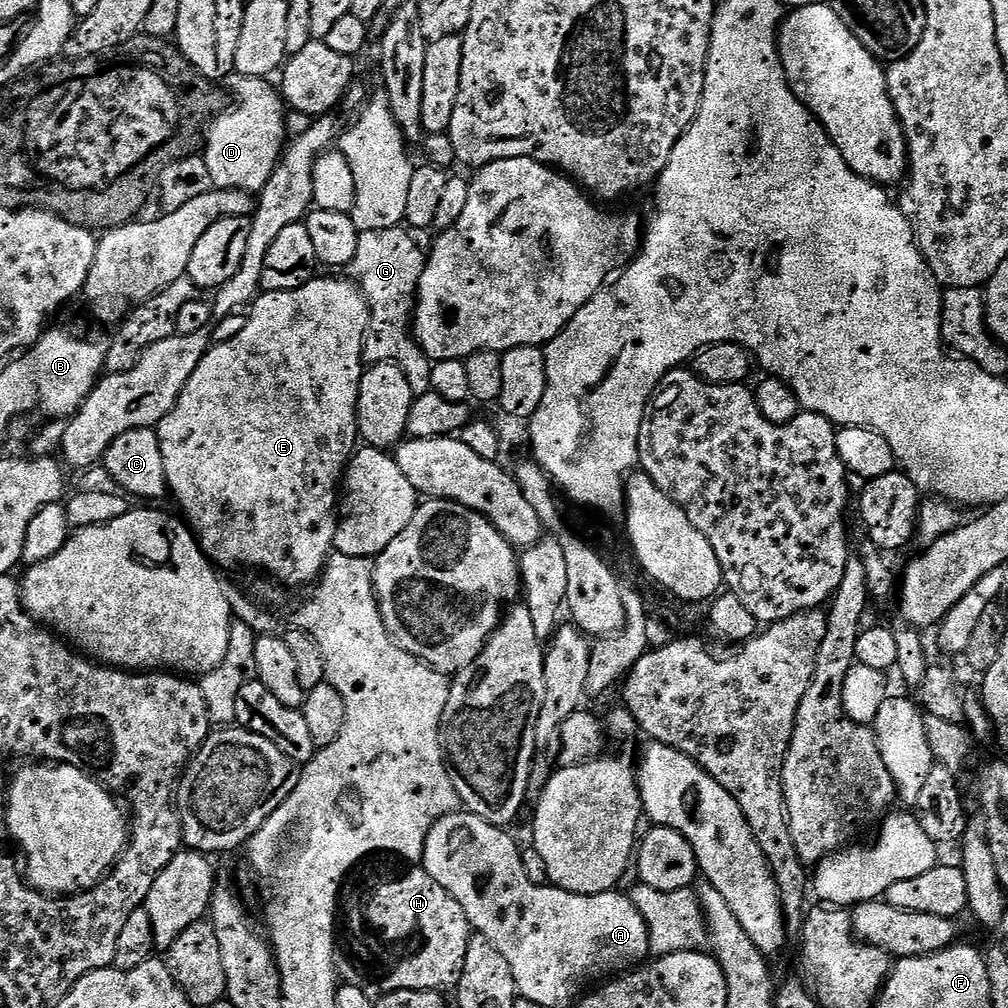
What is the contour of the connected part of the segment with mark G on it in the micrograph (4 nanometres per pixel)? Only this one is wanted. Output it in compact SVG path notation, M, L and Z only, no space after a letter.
M404 226L361 232L356 256L350 265L355 283L368 298L368 309L372 315L368 334L364 337L365 365L395 364L400 360L397 366L404 374L408 373L408 360L420 360L420 372L430 372L434 363L410 335L416 310L416 291L426 271L425 249L420 249L419 242L411 235L415 236Z

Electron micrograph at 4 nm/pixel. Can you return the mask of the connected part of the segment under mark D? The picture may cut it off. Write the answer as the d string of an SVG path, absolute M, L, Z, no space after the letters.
M235 75L229 83L233 92L236 94L237 106L227 114L221 113L209 125L210 130L206 132L202 157L211 173L212 182L215 189L238 189L249 194L258 194L264 188L266 182L272 176L273 170L279 164L279 159L283 153L287 133L288 110L285 105L283 95L279 89L265 77L250 77Z

